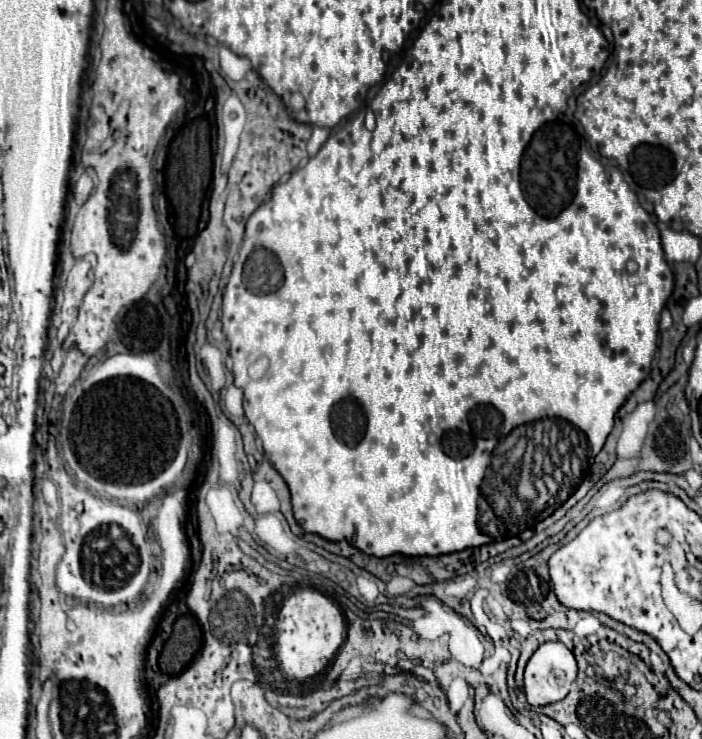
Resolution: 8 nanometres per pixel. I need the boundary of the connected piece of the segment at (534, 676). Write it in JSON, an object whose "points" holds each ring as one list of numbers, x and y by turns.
{"points":[[544,642,532,654,532,658,528,660,526,670,524,670,524,692,526,692,528,704,544,706,544,704,562,700,570,692,576,674,578,674,578,666,576,666,574,654,562,642]]}

